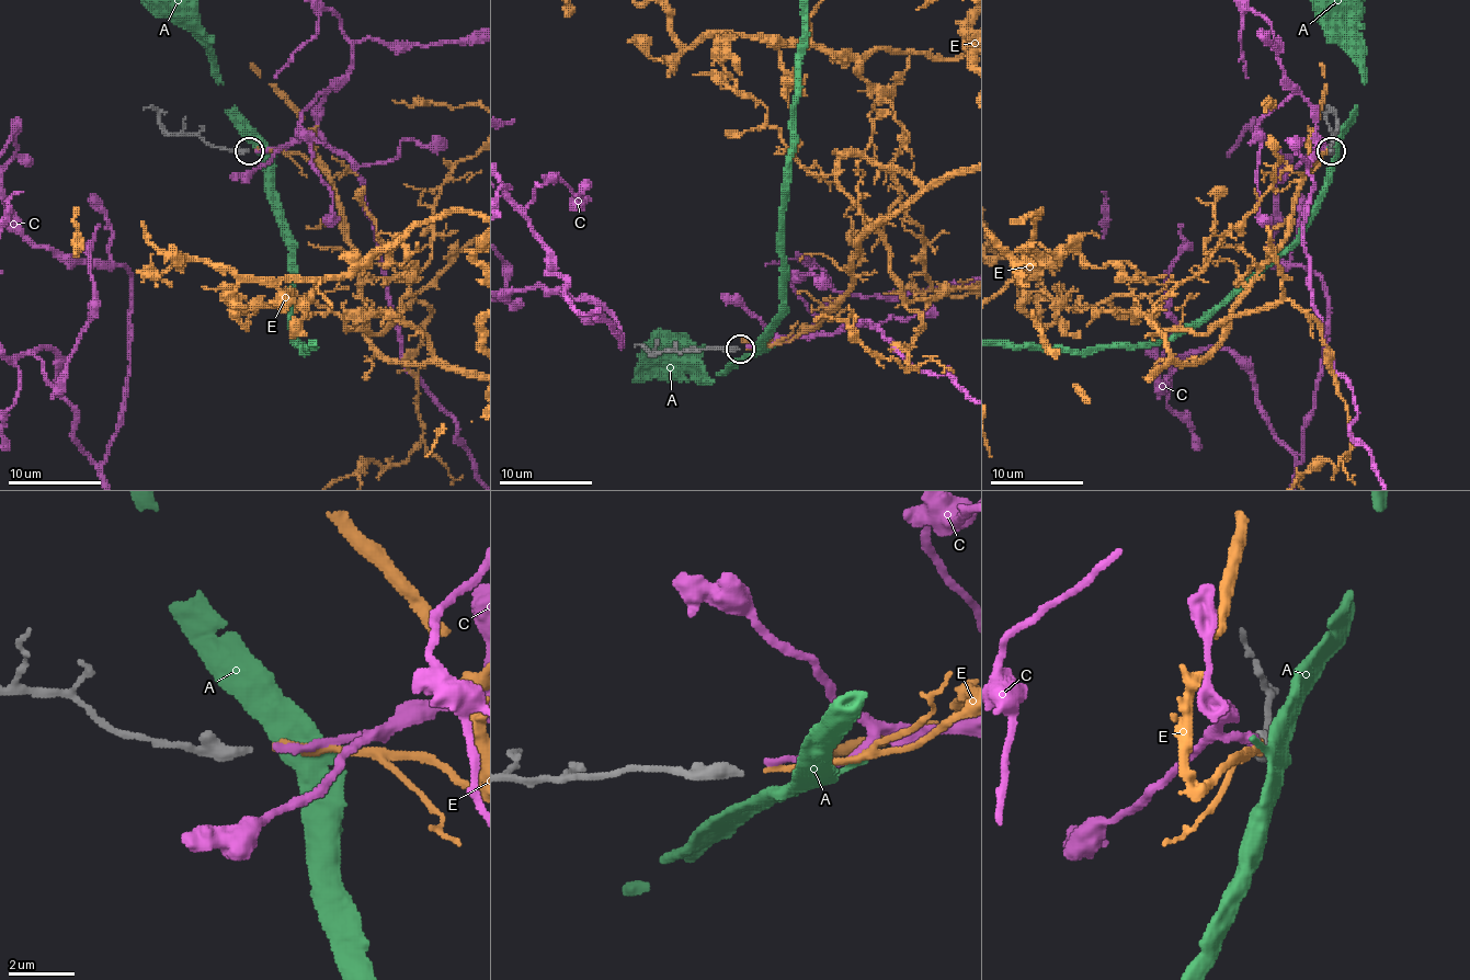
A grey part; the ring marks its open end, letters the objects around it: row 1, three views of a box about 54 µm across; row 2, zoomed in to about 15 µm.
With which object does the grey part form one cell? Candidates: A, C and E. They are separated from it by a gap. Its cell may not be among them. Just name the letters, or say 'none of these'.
E

